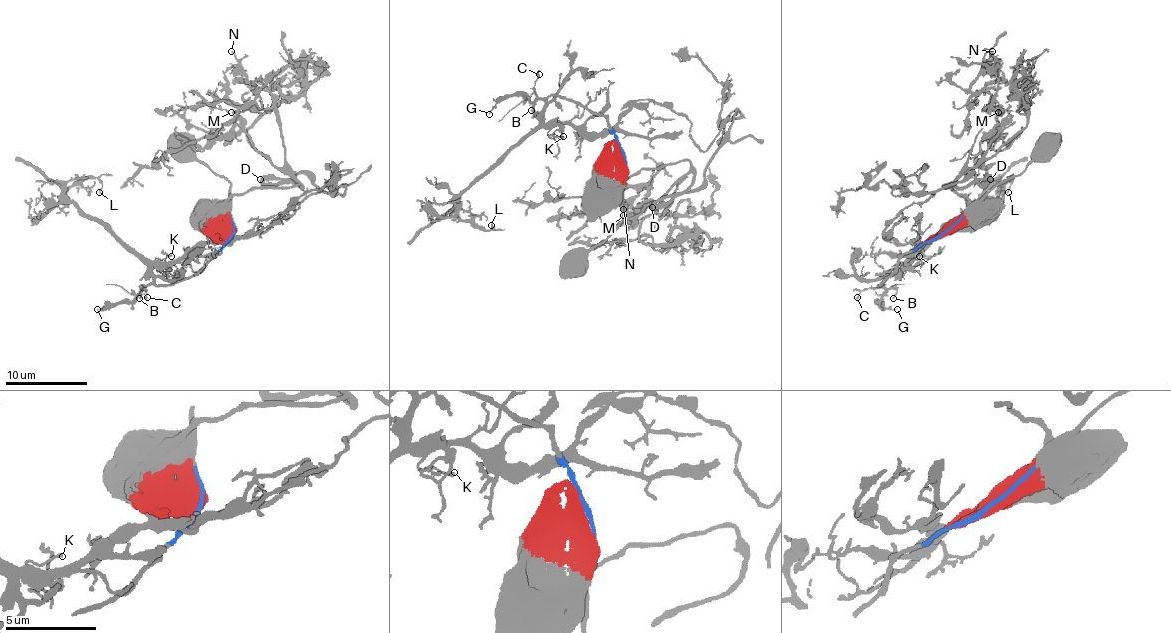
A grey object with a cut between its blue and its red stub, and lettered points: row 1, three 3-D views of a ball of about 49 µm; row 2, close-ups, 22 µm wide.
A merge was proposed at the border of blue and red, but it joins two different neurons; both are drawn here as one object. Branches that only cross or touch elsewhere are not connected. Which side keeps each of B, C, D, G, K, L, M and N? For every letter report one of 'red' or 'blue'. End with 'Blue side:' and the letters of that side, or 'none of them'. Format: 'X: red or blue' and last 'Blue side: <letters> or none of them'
B: blue
C: blue
D: red
G: blue
K: blue
L: blue
M: red
N: red
Blue side: B, C, G, K, L

